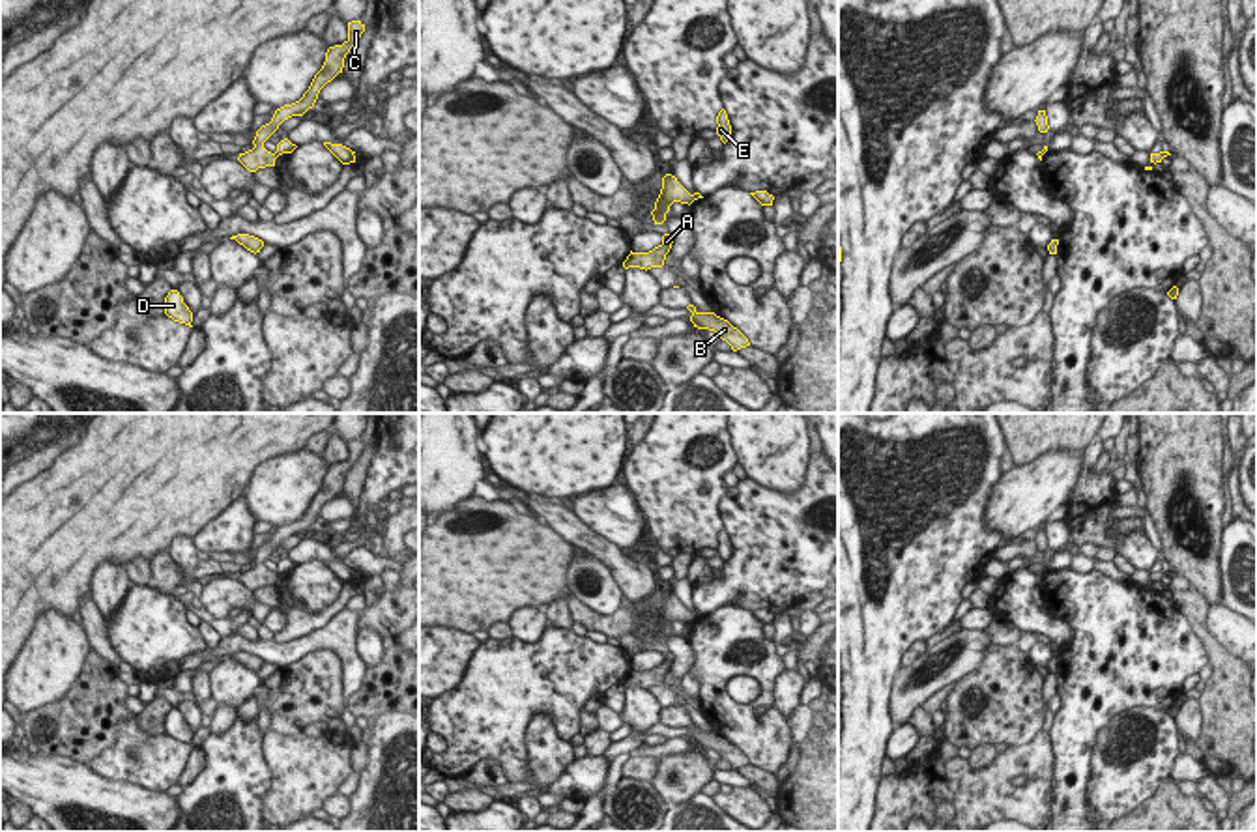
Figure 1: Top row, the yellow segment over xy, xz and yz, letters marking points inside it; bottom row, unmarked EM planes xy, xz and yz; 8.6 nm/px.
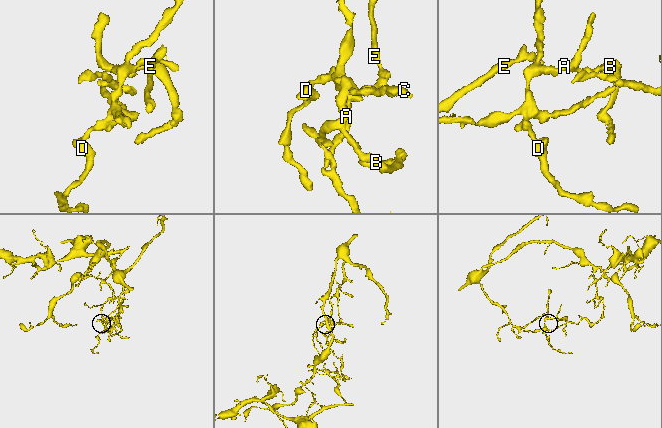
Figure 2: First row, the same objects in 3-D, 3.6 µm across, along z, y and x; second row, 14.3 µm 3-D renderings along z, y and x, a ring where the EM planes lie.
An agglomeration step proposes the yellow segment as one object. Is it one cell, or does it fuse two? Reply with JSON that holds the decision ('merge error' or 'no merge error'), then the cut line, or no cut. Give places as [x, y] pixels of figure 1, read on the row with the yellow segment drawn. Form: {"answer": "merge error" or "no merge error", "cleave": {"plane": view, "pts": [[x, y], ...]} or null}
{"answer": "merge error", "cleave": {"plane": "xz", "pts": [[693, 195], [696, 197]]}}

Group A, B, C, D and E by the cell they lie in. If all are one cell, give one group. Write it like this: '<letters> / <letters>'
A B C / D E

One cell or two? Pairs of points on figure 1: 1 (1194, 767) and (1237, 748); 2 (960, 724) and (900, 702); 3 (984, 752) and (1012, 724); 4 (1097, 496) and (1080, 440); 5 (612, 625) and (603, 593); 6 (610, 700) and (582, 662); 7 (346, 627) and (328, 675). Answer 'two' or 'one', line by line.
1: two
2: two
3: two
4: two
5: two
6: two
7: two

